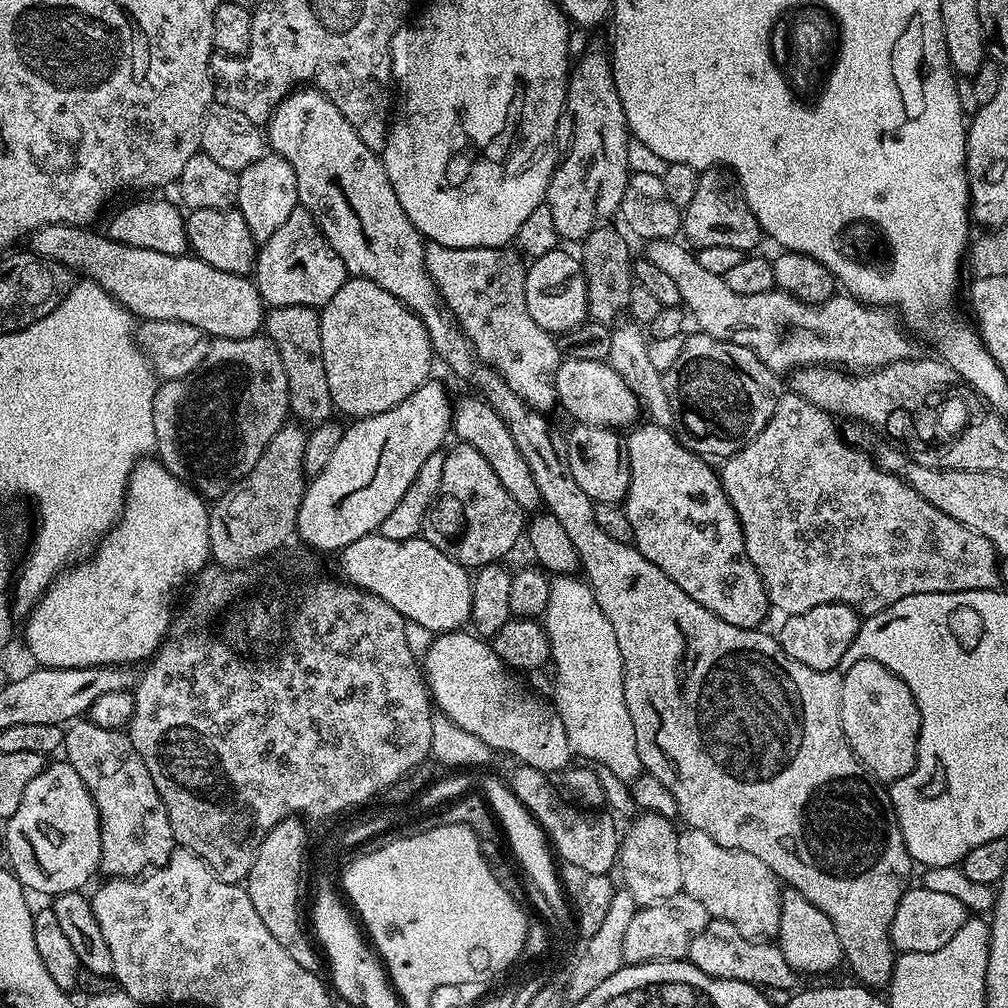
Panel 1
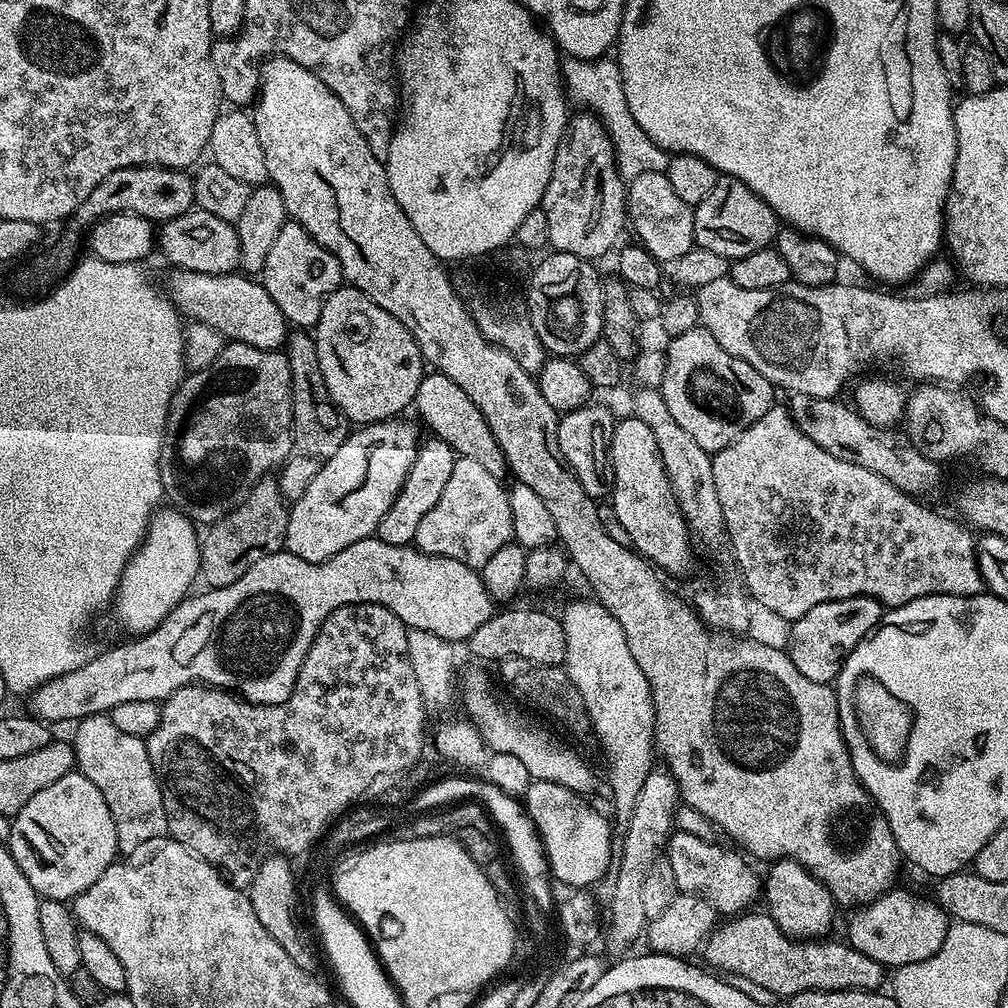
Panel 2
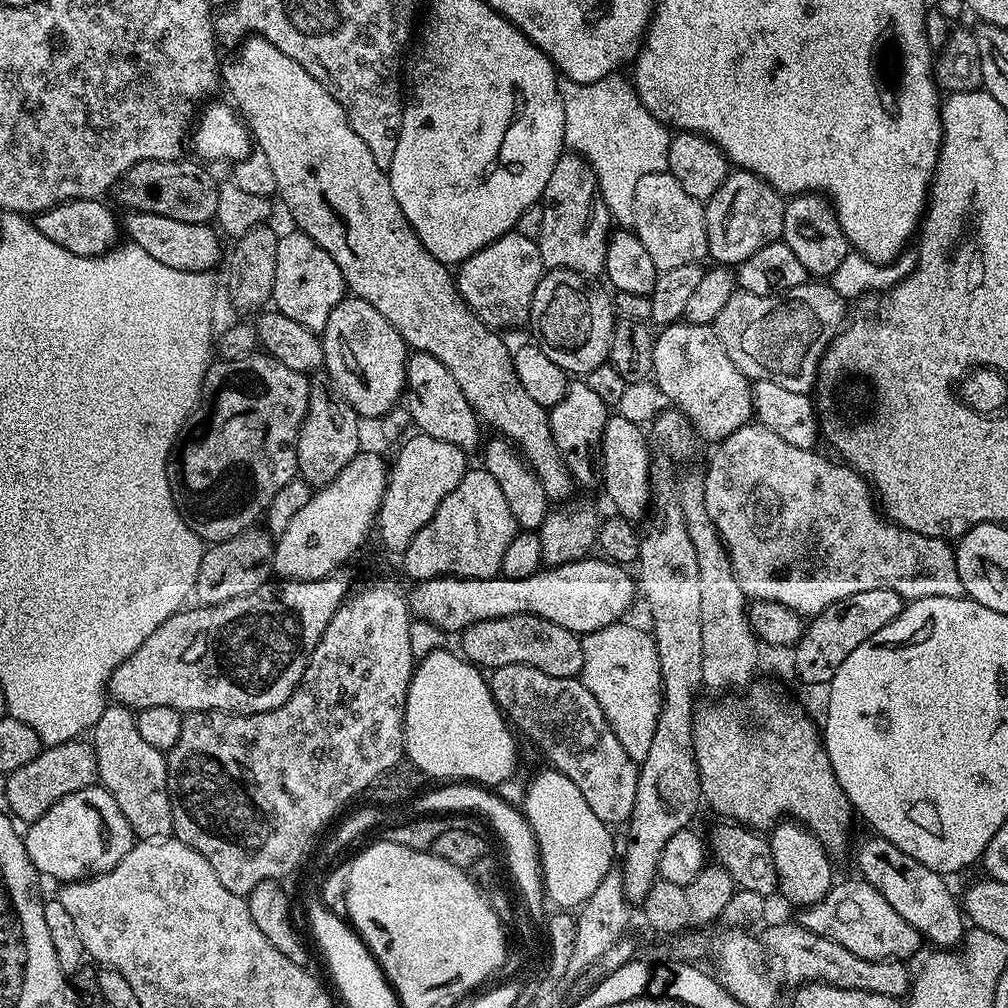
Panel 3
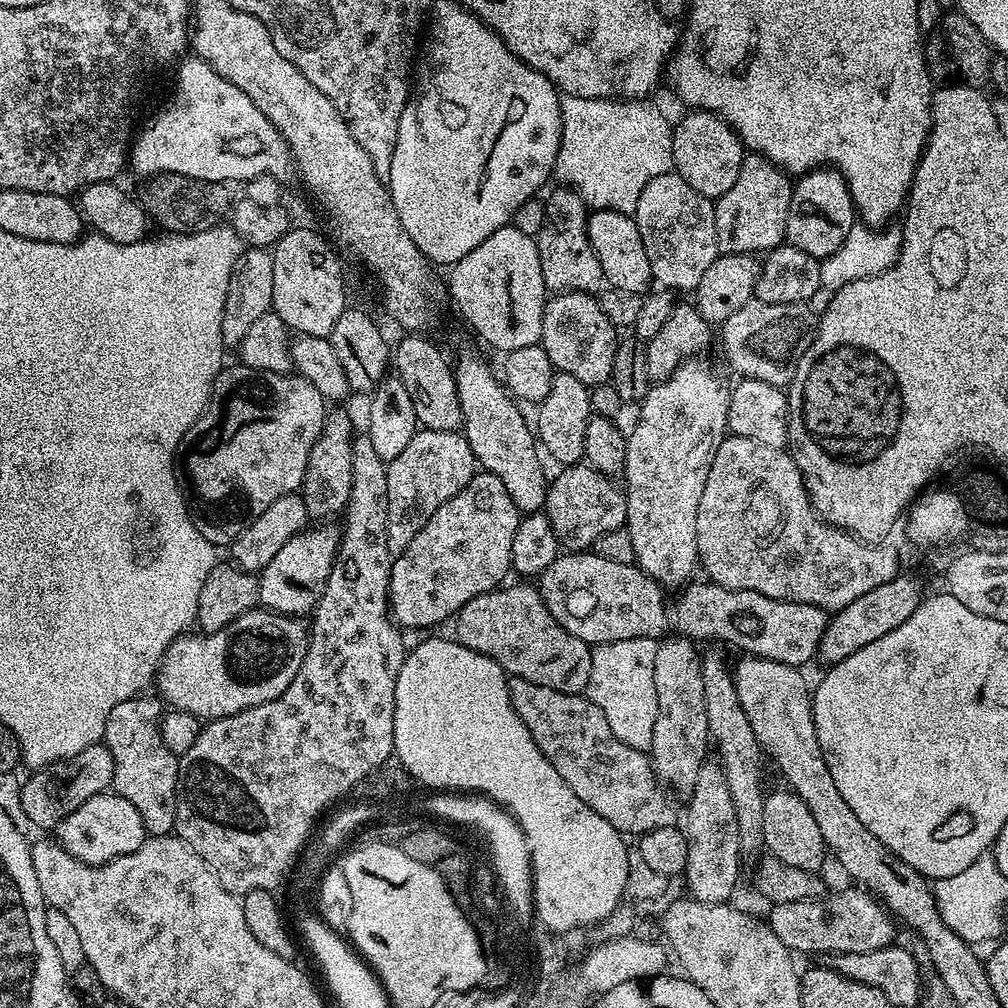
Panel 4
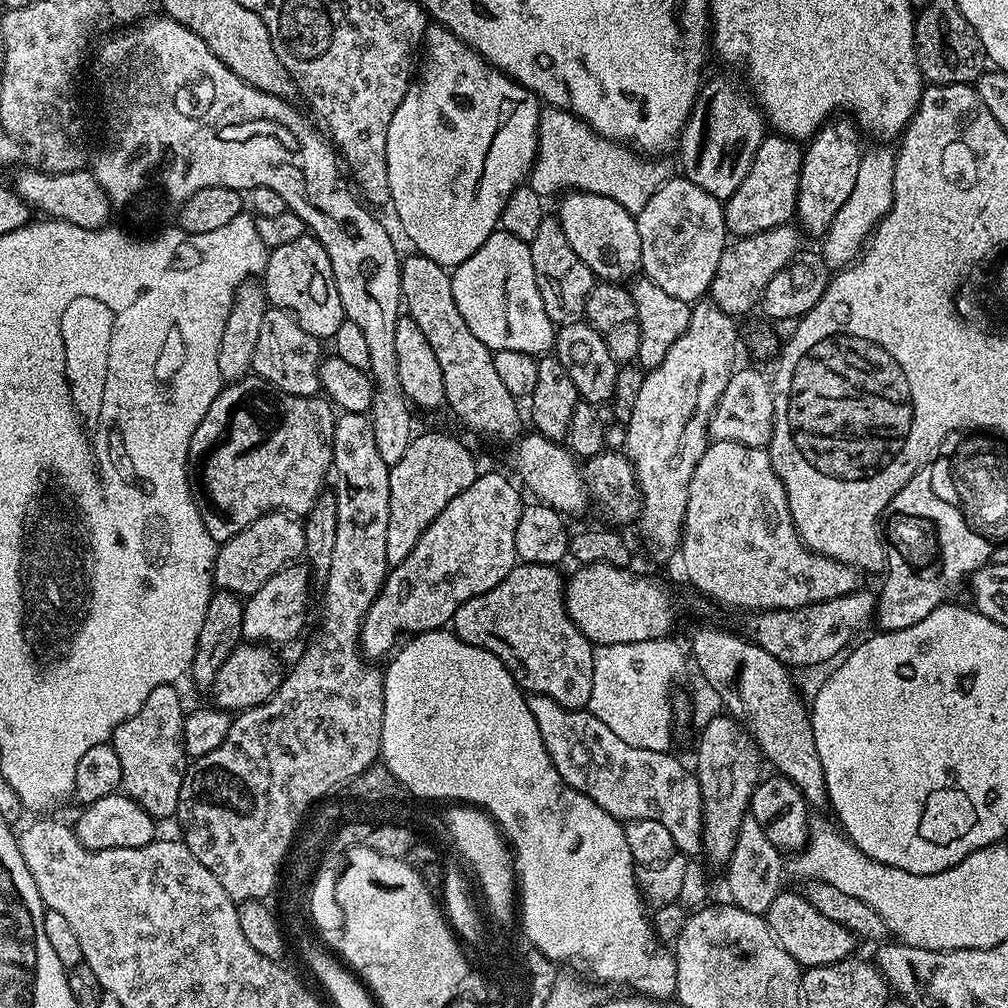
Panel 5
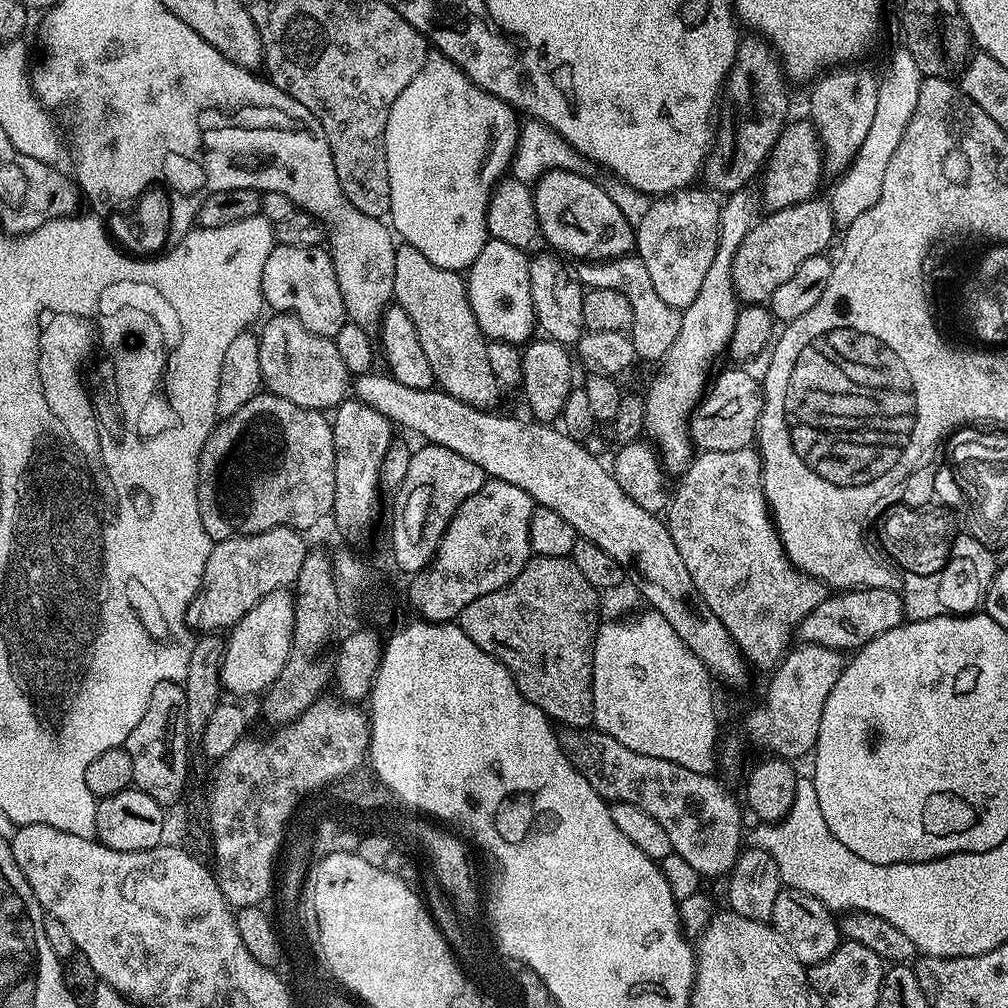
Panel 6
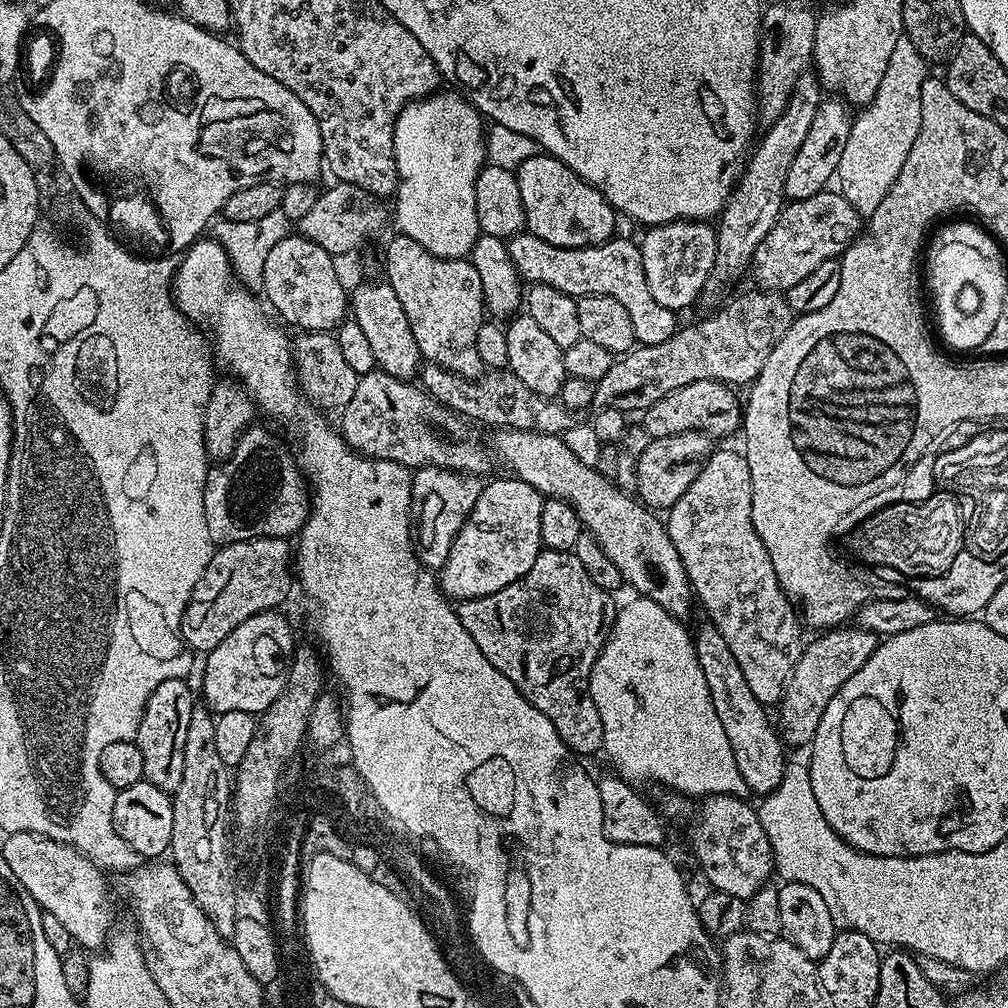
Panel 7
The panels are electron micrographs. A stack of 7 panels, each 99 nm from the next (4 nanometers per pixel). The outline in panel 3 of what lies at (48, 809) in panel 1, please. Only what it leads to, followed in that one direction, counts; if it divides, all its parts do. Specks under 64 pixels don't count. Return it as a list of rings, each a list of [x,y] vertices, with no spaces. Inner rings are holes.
[[[103,786],[83,788],[74,790],[74,794],[66,794],[66,798],[54,802],[54,806],[50,806],[50,810],[42,814],[42,818],[31,821],[27,828],[28,833],[25,831],[22,839],[30,862],[41,877],[53,876],[54,879],[60,880],[59,882],[82,880],[108,872],[118,866],[122,858],[126,858],[134,843],[132,827],[130,822],[126,822],[126,814],[118,810],[118,802],[114,802],[114,798]]]

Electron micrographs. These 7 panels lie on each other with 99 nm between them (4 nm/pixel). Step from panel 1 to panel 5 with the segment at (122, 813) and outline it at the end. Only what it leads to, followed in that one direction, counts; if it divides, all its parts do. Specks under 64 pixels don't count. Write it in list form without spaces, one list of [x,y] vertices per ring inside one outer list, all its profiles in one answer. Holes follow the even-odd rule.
[[[163,684],[154,686],[150,690],[150,698],[142,702],[142,710],[126,722],[122,722],[112,732],[111,745],[112,749],[118,754],[118,762],[122,762],[122,792],[123,795],[130,797],[146,814],[150,814],[153,820],[163,822],[164,819],[175,817],[178,810],[178,794],[182,794],[182,778],[184,769],[188,767],[190,760],[184,752],[184,718],[186,708],[180,701],[179,687],[176,684]]]

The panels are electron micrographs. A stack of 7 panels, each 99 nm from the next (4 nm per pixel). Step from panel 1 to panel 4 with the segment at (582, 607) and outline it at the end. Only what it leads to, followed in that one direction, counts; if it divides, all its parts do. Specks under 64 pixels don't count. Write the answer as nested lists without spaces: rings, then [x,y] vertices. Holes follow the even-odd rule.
[[[651,636],[626,638],[622,642],[598,644],[592,648],[592,669],[586,695],[606,714],[610,730],[618,742],[645,750],[651,749],[654,722],[658,718],[658,694],[654,694],[654,658],[658,644]]]

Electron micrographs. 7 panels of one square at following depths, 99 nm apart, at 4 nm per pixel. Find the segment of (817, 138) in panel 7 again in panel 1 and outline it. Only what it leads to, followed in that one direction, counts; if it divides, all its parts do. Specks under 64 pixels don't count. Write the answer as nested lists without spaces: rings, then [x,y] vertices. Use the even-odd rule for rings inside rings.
[[[712,170],[700,172],[698,190],[694,190],[694,198],[690,198],[690,206],[682,212],[682,236],[685,236],[683,239],[696,250],[706,246],[731,246],[739,252],[751,253],[755,249],[752,247],[762,240],[758,218],[754,218],[754,214],[743,199],[735,191],[732,193],[715,176],[716,174]]]

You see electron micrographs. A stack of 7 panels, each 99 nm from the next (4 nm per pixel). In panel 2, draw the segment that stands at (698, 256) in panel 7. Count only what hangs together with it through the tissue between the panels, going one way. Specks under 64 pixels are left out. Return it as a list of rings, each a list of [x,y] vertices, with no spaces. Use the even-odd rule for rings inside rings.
[[[647,171],[630,180],[626,186],[626,214],[639,243],[661,262],[677,260],[695,245],[693,238],[694,210],[678,197],[667,173]]]

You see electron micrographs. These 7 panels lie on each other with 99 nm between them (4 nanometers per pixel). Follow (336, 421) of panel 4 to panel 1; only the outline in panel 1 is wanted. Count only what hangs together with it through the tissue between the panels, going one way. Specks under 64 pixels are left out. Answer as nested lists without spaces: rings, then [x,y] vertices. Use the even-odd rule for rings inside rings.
[[[306,306],[269,307],[262,328],[282,358],[282,370],[286,370],[288,407],[291,415],[308,426],[333,419],[330,386],[326,383],[326,362],[322,362],[320,312]]]

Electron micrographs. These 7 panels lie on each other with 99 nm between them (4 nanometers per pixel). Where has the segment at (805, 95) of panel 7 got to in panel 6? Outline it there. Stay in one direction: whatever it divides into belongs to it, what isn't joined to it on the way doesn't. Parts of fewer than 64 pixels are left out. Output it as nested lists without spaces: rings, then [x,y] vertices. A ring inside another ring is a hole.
[[[751,187],[727,193],[725,200],[728,201],[719,205],[718,244],[714,260],[706,271],[697,298],[681,311],[678,338],[674,338],[674,342],[668,347],[668,355],[659,365],[660,373],[653,378],[648,394],[643,397],[644,427],[647,435],[652,435],[651,443],[668,474],[682,474],[694,459],[694,445],[688,436],[686,421],[706,391],[710,373],[713,371],[712,360],[718,359],[720,352],[722,356],[732,337],[741,309],[732,285],[734,254],[738,254],[738,246],[742,246],[742,238],[746,238],[746,234],[750,234],[750,230],[754,230],[754,226],[762,218],[759,195]]]

